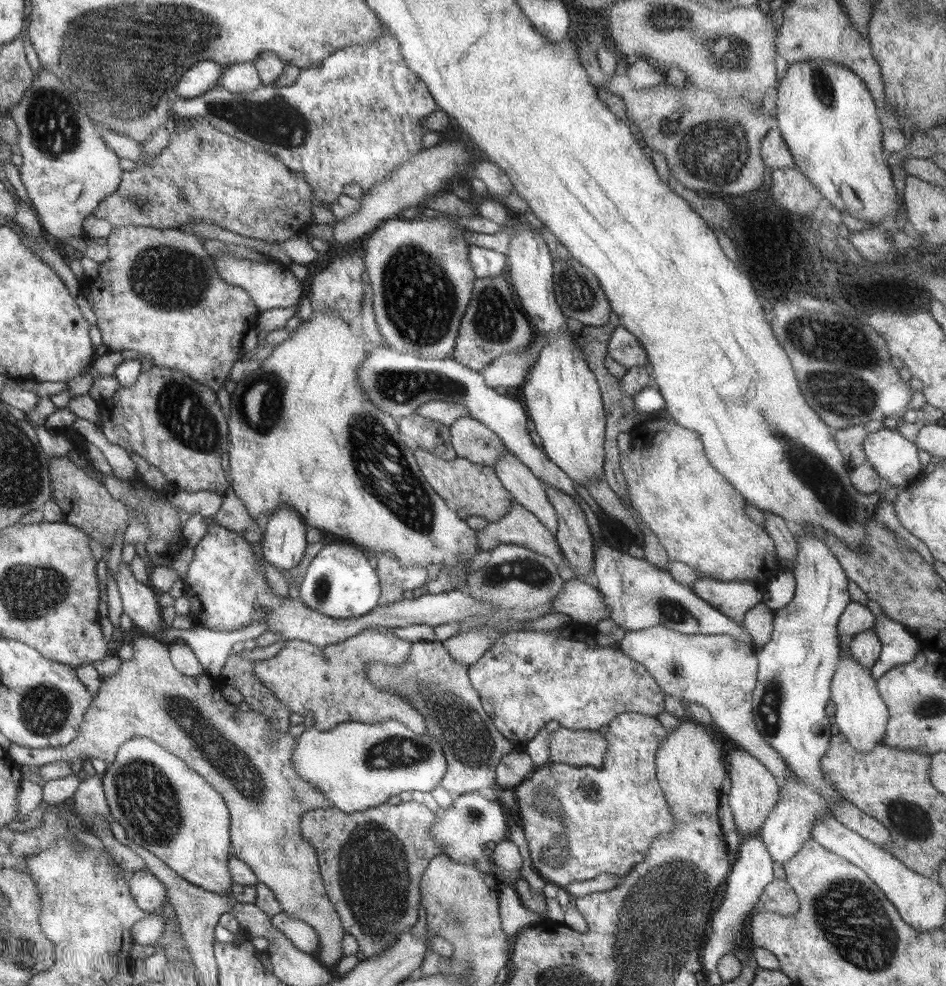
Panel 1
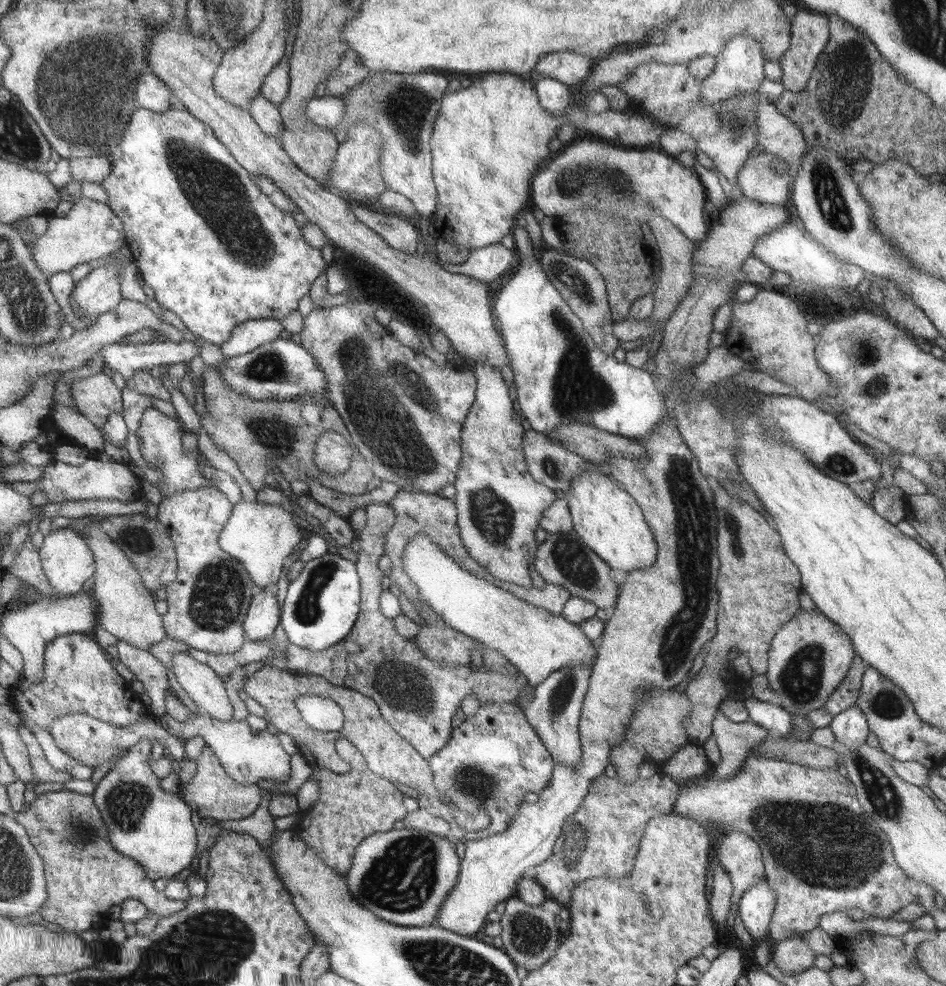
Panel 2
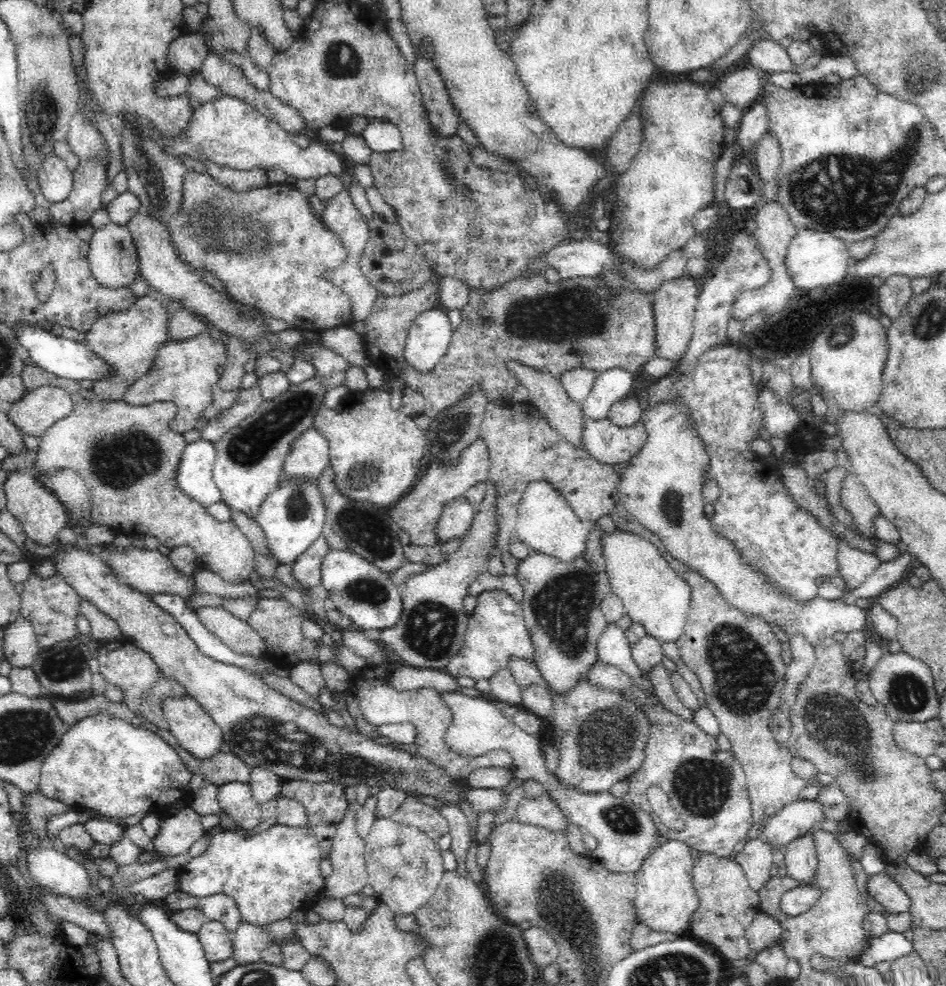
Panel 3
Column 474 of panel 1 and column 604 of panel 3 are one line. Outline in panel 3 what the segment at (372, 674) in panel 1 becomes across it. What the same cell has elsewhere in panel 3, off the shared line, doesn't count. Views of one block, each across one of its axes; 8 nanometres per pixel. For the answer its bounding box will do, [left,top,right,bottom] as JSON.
[552,680,650,792]

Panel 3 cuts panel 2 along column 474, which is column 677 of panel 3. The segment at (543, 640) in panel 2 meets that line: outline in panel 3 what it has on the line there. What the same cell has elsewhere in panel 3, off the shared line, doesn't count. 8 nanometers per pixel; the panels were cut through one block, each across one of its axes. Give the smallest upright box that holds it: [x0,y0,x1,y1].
[602,528,692,644]

